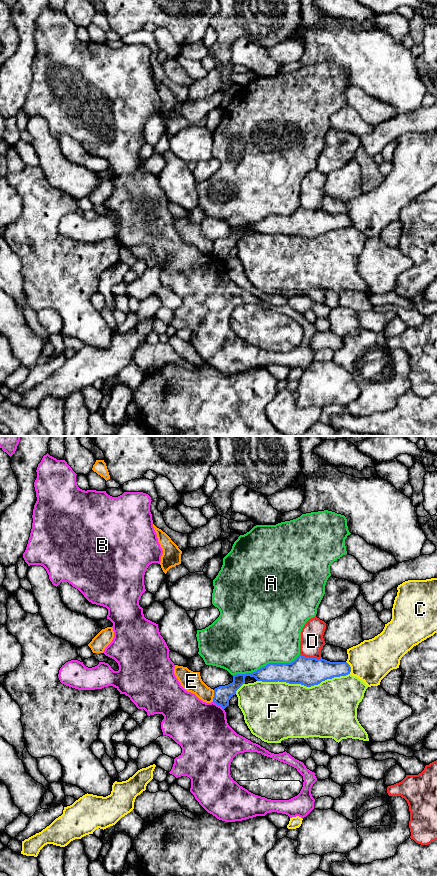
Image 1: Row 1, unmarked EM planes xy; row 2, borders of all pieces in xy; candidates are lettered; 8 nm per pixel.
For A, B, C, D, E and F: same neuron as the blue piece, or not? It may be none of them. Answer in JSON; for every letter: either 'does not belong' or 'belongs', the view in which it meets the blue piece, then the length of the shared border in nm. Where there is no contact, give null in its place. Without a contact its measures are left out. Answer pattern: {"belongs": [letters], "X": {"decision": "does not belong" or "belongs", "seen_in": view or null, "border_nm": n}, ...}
{"belongs": [], "A": {"decision": "does not belong", "seen_in": "xy", "border_nm": 600}, "B": {"decision": "does not belong", "seen_in": "xy", "border_nm": 110}, "C": {"decision": "does not belong", "seen_in": "xy", "border_nm": 110}, "D": {"decision": "does not belong", "seen_in": "xy", "border_nm": 180}, "E": {"decision": "does not belong", "seen_in": "xy", "border_nm": 100}, "F": {"decision": "does not belong", "seen_in": "xy", "border_nm": 750}}

